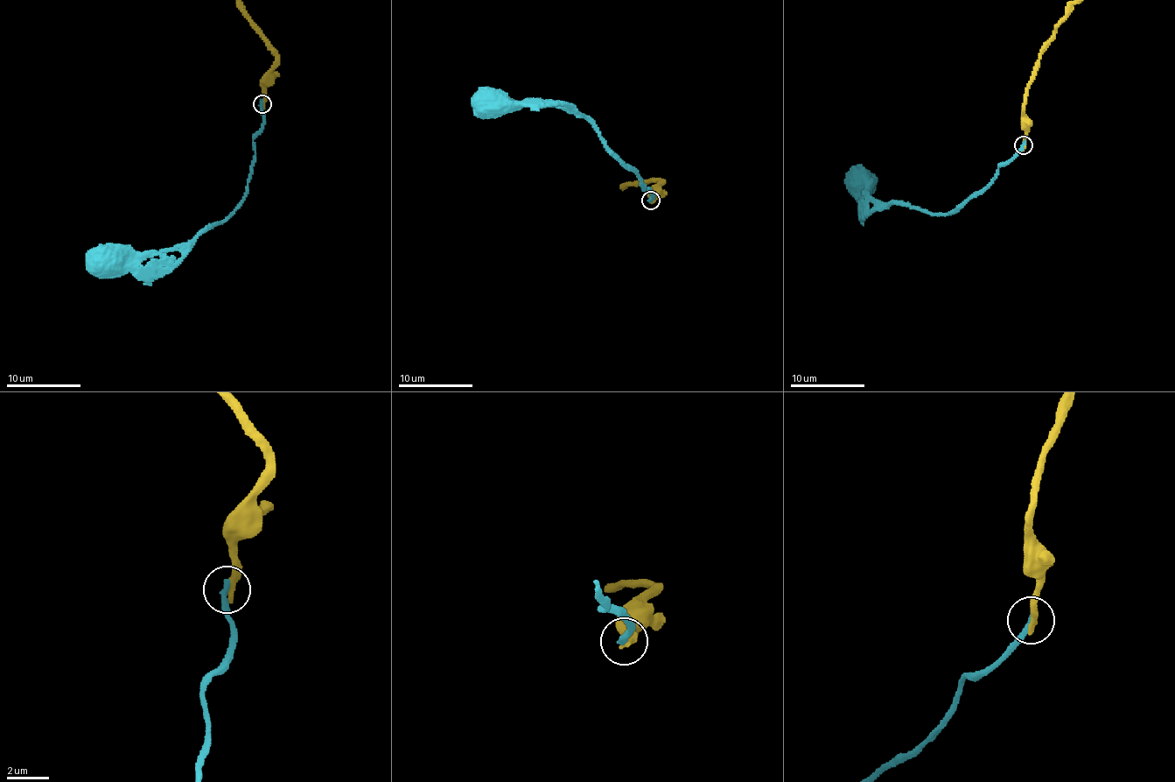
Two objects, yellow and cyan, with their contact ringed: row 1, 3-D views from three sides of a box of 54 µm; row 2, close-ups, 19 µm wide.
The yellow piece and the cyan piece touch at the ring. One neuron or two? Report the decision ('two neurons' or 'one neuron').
two neurons

